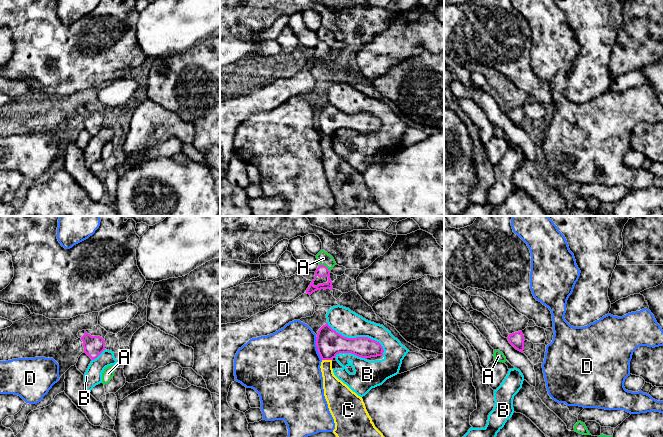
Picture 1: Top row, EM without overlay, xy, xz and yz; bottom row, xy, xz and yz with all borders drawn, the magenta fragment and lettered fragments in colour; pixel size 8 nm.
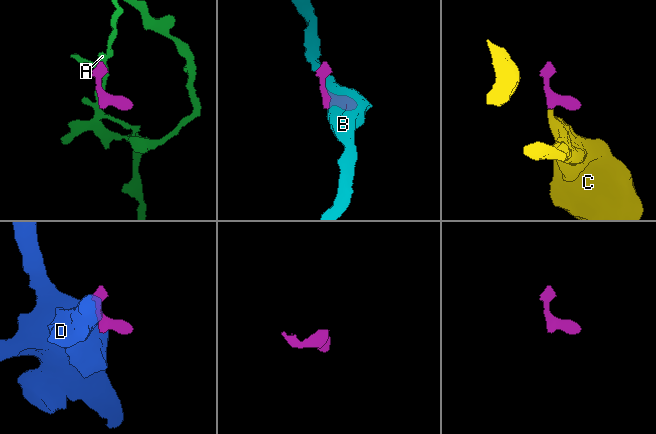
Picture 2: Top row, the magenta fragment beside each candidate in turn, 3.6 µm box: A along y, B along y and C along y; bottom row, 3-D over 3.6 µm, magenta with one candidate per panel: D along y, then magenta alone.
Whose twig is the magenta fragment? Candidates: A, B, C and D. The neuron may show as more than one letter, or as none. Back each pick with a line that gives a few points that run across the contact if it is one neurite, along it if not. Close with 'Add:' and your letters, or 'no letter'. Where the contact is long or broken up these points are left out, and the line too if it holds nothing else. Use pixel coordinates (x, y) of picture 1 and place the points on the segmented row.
Add: no letter

